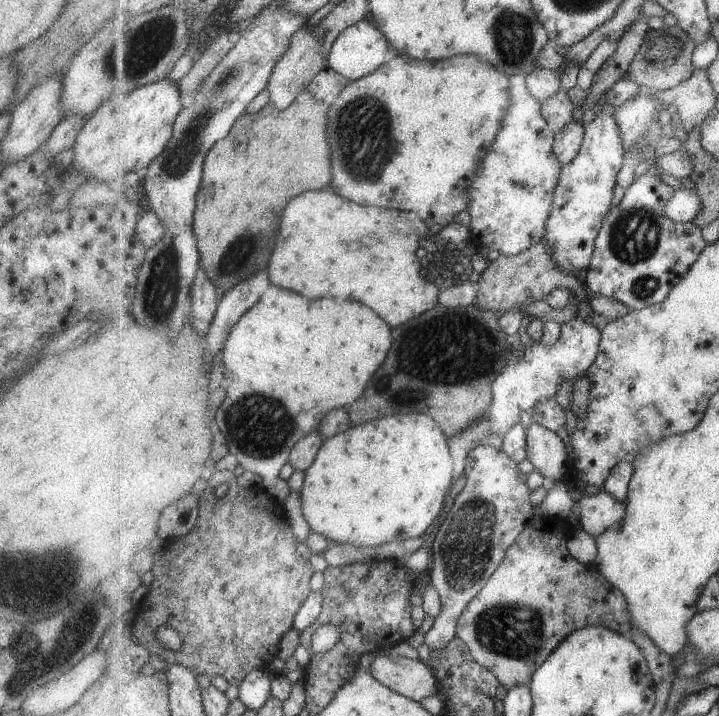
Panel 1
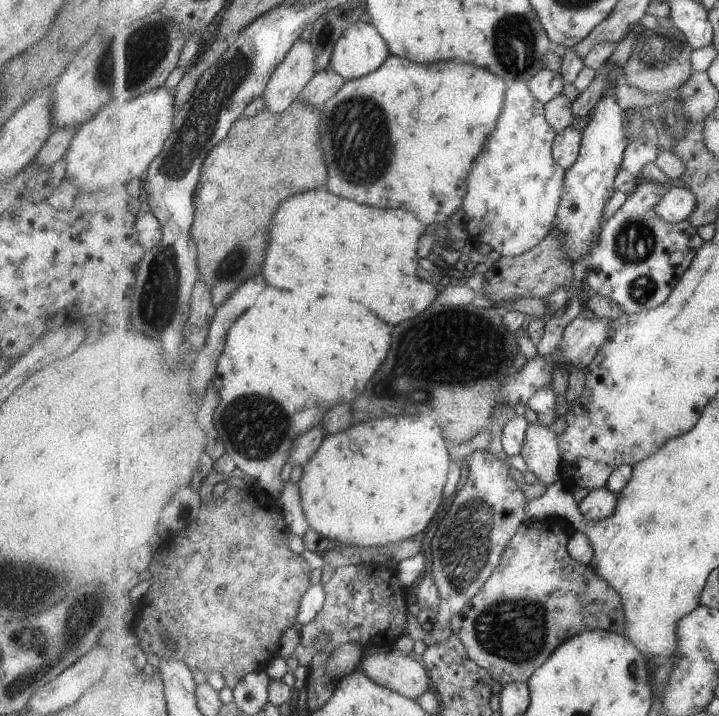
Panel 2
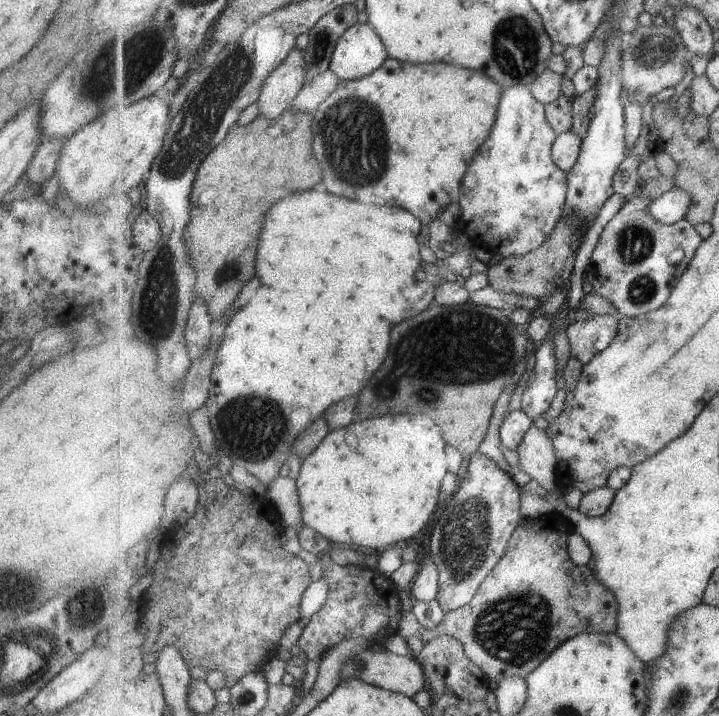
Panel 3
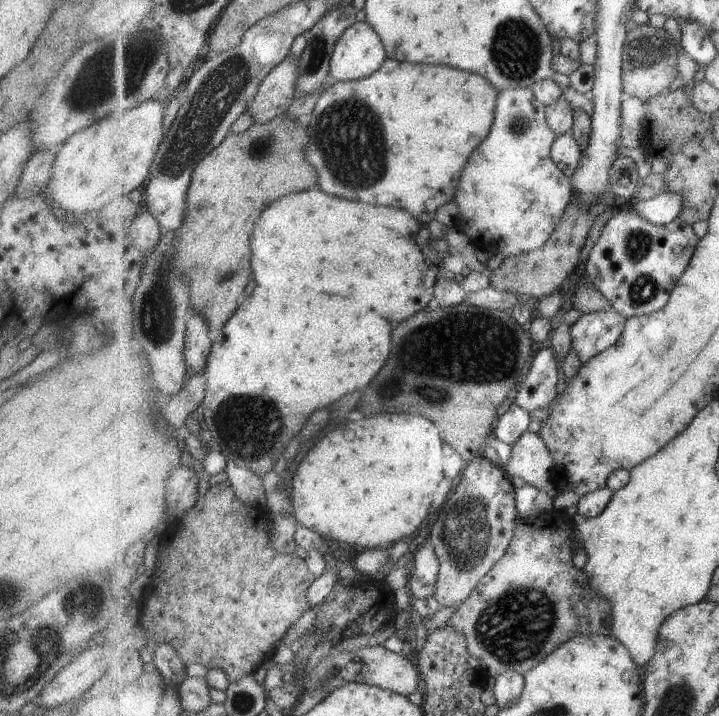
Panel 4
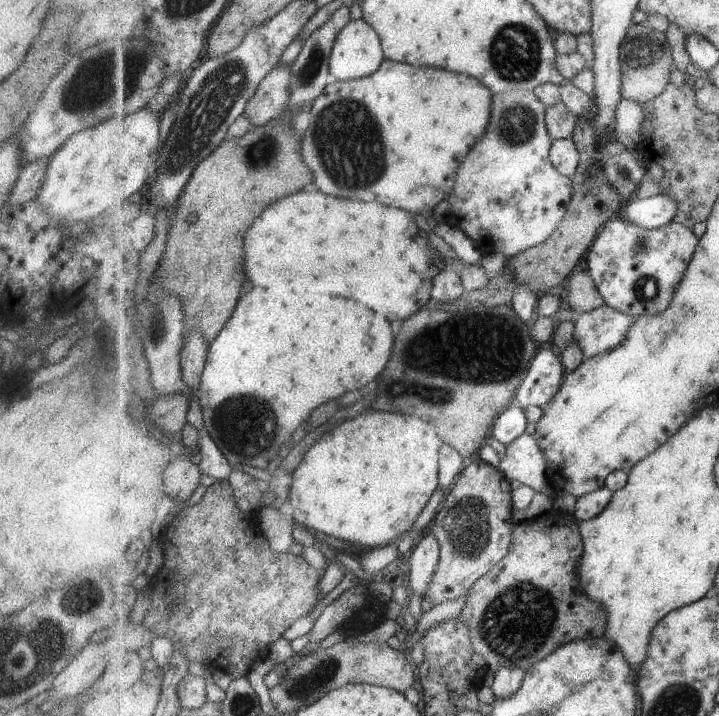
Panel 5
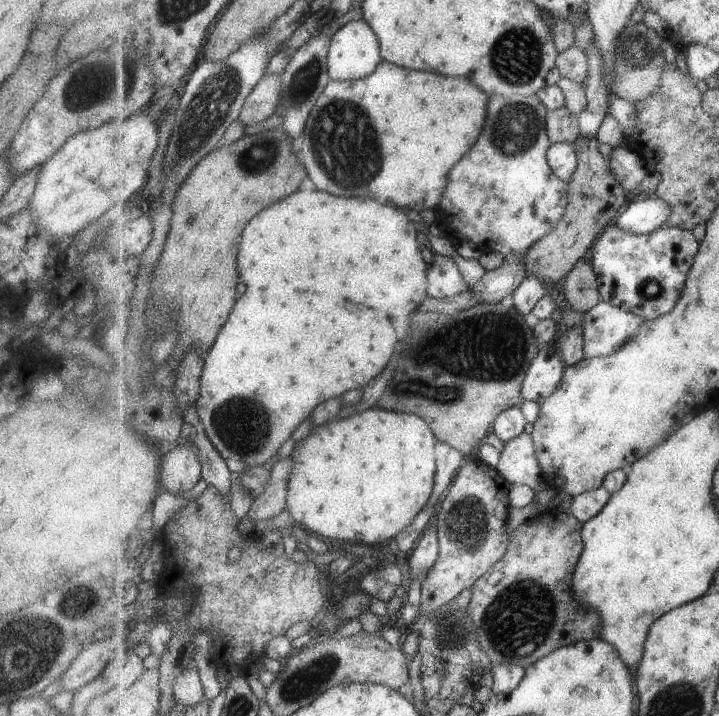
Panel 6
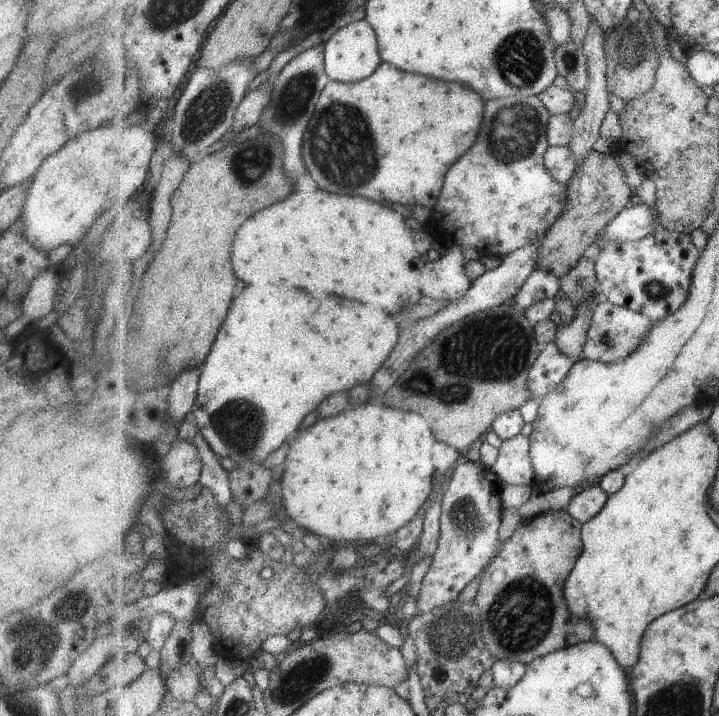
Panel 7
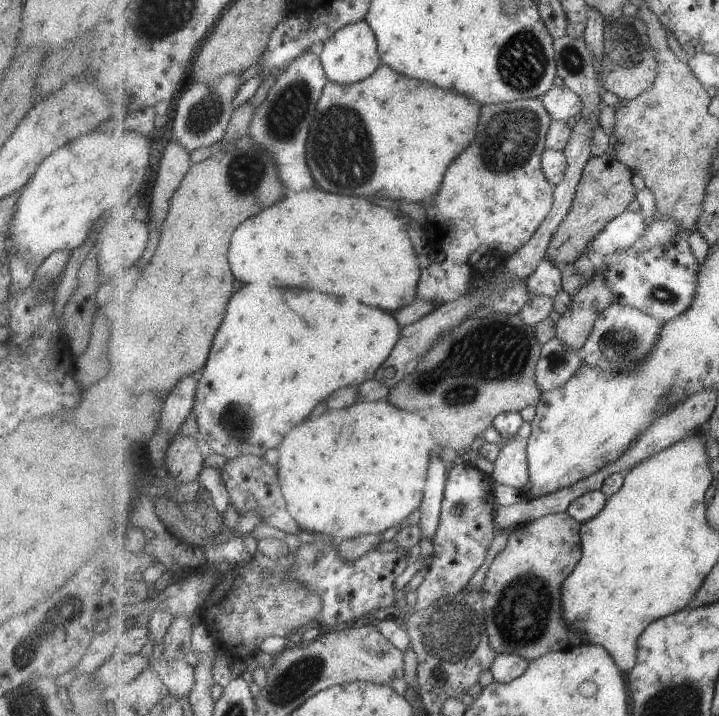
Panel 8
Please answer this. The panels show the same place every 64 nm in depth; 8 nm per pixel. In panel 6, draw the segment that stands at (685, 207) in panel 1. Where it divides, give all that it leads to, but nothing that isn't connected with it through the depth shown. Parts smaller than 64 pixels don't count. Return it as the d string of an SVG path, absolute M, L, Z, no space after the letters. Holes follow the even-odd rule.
M656 194L635 200L620 214L615 225L630 233L652 233L666 226L671 216L671 205Z

